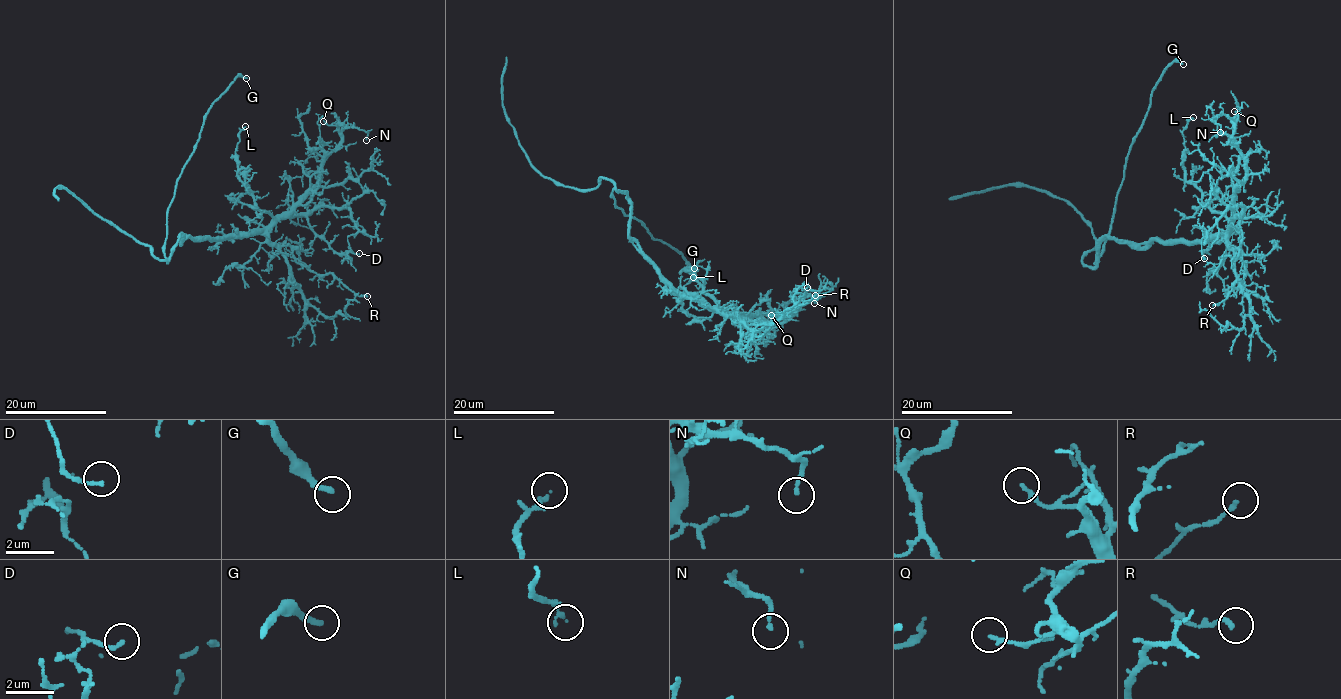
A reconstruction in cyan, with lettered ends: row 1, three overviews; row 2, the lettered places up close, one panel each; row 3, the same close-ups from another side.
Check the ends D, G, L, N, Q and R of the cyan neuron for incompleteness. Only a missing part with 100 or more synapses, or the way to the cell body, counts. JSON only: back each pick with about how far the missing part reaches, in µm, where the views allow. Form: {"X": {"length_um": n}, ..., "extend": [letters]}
{"G": {"length_um": 35}, "extend": ["G"]}

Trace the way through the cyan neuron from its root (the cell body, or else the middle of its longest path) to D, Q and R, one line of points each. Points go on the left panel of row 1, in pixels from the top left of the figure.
D: (181, 240), (255, 235), (280, 219), (336, 206), (350, 211), (357, 230), (347, 243), (359, 253)
Q: (181, 240), (249, 237), (269, 229), (316, 182), (321, 175), (321, 161), (341, 140), (341, 131), (323, 121)
R: (181, 240), (260, 233), (272, 243), (283, 244), (311, 271), (331, 273), (359, 296), (367, 296)

